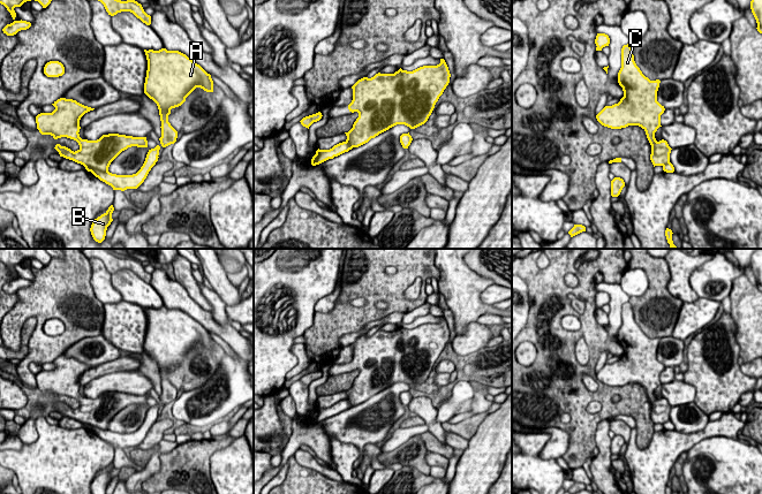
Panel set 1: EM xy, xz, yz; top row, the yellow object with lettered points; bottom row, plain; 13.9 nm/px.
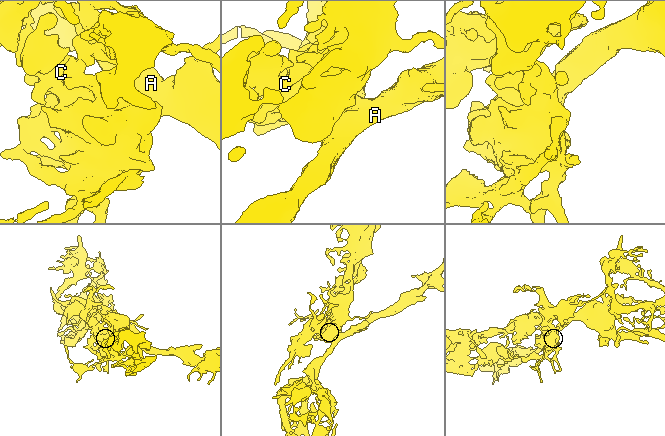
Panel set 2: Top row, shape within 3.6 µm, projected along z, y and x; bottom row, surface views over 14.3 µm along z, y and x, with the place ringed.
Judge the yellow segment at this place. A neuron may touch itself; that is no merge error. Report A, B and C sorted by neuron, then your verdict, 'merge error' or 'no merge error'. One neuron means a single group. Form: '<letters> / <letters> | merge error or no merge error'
A B / C | merge error

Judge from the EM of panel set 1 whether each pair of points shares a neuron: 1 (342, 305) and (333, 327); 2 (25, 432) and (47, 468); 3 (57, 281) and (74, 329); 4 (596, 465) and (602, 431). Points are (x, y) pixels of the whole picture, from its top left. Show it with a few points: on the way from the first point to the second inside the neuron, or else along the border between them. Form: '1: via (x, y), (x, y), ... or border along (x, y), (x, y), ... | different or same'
1: via (342, 311), (342, 318), (339, 321) | same
2: border along (38, 416), (35, 422), (37, 438), (24, 445) | different
3: via (65, 293), (74, 303), (74, 318) | same
4: via (603, 457), (602, 439) | same

